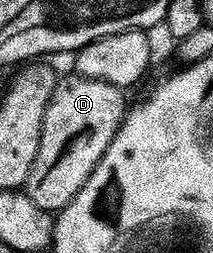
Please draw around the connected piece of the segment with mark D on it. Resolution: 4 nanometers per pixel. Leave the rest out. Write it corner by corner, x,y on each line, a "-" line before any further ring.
70,74
58,83
43,114
39,154
35,154
31,174
27,174
23,185
25,195
35,202
35,206
56,214
69,205
75,194
79,194
125,119
125,96
122,89
107,82
76,74

